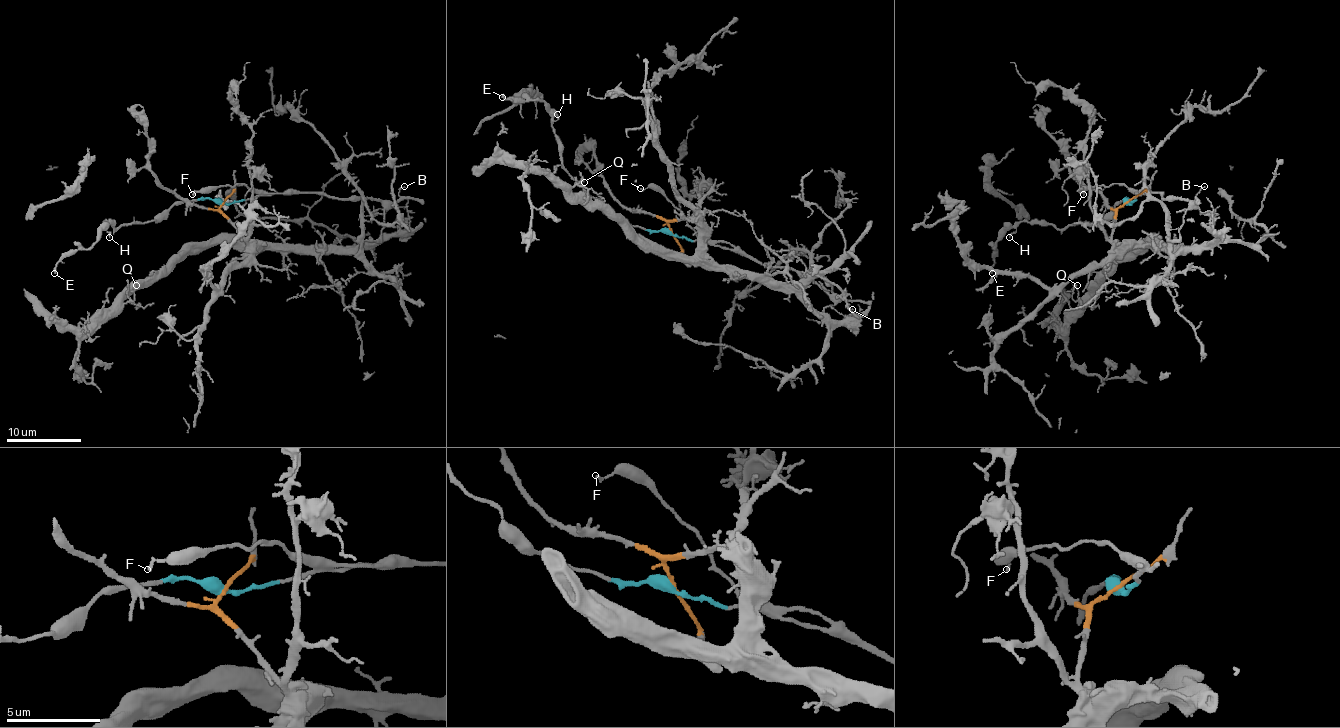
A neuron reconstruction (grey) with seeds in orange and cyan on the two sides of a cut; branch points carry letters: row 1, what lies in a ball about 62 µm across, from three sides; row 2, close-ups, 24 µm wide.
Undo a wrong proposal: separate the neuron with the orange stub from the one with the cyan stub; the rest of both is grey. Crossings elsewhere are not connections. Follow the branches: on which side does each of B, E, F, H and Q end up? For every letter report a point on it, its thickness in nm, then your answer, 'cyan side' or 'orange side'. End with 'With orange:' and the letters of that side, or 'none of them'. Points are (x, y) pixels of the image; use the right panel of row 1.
B: at (1204, 186); 90 nm thick; cyan side
E: at (992, 273); 240 nm thick; cyan side
F: at (1083, 194); 120 nm thick; cyan side
H: at (1009, 237); 130 nm thick; cyan side
Q: at (1077, 285); 150 nm thick; orange side
With orange: Q

